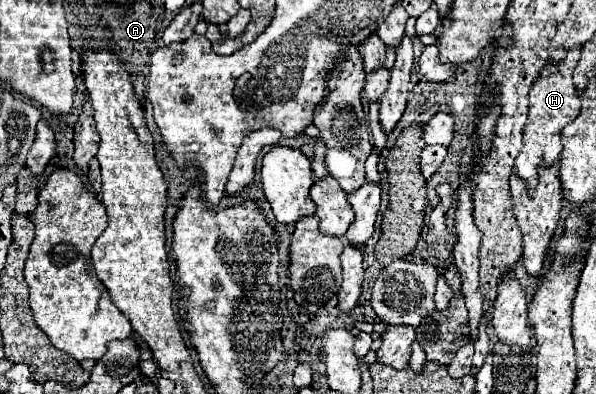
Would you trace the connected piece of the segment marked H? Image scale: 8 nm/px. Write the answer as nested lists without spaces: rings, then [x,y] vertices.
[[[580,45],[570,49],[566,57],[558,63],[546,63],[546,67],[540,71],[540,77],[534,81],[528,99],[530,99],[530,113],[528,113],[528,123],[524,127],[524,147],[520,155],[516,157],[516,173],[520,179],[526,181],[528,191],[532,193],[536,181],[538,181],[538,169],[542,163],[554,165],[562,153],[562,129],[574,121],[580,115],[580,93],[572,83],[572,71],[580,59]]]

